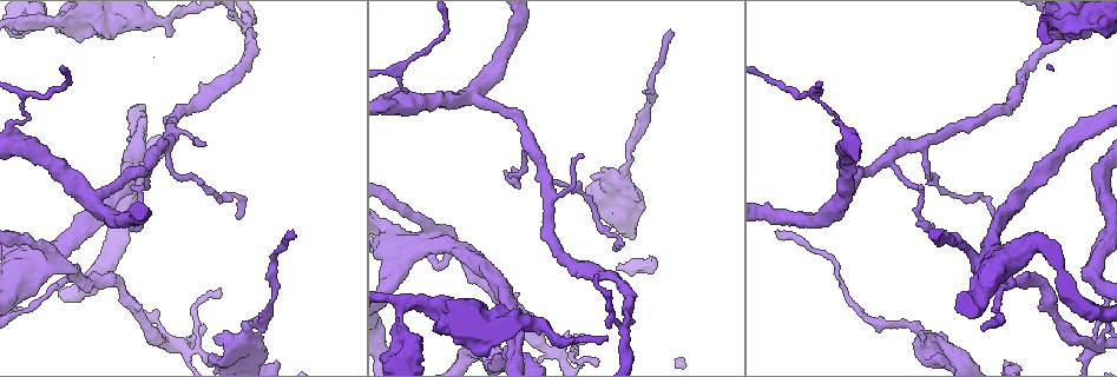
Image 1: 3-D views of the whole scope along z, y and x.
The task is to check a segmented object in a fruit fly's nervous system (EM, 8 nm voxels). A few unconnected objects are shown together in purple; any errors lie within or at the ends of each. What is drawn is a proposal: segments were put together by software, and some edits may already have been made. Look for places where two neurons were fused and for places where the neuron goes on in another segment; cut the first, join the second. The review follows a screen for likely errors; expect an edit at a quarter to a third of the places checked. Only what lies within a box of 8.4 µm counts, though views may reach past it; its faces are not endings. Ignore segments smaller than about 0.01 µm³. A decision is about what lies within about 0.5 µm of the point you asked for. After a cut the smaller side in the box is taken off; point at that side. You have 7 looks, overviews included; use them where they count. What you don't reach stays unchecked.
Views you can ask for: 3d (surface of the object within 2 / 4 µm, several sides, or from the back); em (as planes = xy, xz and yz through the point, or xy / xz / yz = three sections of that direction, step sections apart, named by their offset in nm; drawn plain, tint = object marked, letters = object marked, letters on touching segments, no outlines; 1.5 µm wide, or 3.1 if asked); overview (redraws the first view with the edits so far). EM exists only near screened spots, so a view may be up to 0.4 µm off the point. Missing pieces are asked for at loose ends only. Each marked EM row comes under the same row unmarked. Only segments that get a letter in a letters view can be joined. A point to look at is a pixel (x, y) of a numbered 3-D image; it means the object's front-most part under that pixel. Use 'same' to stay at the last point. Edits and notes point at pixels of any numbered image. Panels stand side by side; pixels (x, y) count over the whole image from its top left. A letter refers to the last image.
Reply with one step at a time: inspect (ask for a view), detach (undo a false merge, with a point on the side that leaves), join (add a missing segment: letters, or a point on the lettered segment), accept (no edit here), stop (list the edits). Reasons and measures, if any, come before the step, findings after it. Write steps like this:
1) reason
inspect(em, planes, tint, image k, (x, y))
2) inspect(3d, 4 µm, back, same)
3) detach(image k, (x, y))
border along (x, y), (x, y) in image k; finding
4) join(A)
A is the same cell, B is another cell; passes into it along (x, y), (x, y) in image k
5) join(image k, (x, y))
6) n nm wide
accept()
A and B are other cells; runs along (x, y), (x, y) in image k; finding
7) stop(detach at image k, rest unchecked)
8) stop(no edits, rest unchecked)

long arm stops here
inspect(em, yz, step 4, letters, image 1, (293, 232))

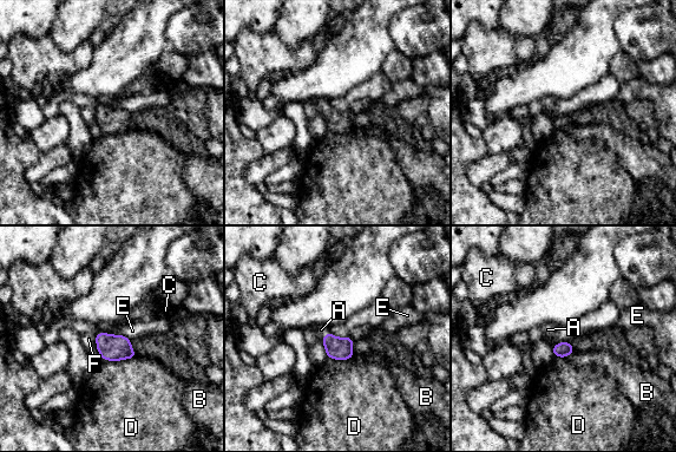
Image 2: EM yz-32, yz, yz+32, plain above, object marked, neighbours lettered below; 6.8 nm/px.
join(image 2, (321, 329))
A is the same cell, B, C, D, E and F are other cells; passes into it along (340, 348), (325, 335), (321, 329) in image 2; it goes on there

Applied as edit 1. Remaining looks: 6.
free end
inspect(em, planes, letters, image 1, (582, 154))

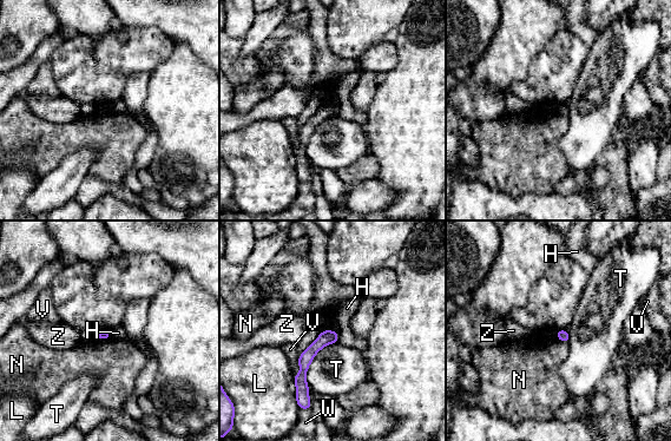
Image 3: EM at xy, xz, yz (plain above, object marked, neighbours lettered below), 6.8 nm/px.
60 nm wide
accept()
H, L, N, T, V, W and Z are other cells; runs along (334, 334), (304, 359), (306, 399) in image 3; no lettered segment goes on from it

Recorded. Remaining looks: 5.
three-way junction
inspect(3d, 4 µm, image 1, (846, 195))

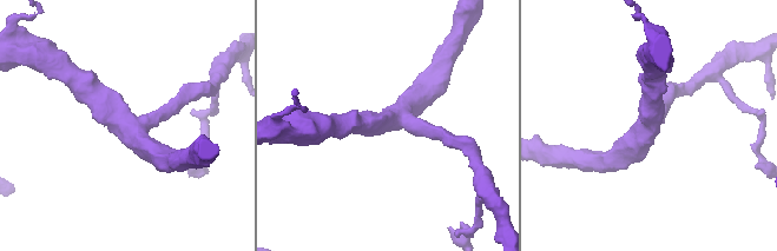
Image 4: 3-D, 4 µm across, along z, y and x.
3 arms; arms of 220, 340, 340 nm
inspect(em, planes, letters, image 4, (648, 127))

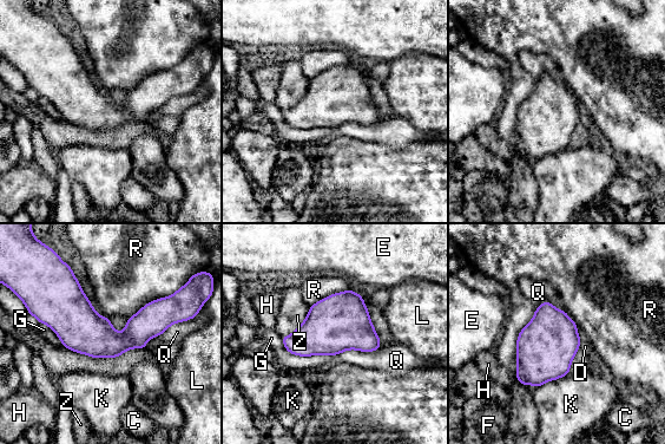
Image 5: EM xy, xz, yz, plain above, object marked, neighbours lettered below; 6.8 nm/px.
accept()
C, D, E, F, G, H, K, L, Q, R and Z are other cells; runs along (45, 311), (97, 338), (175, 319) in image 5; all the same neuron

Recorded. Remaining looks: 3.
stop(join at image 2, rest unchecked)

